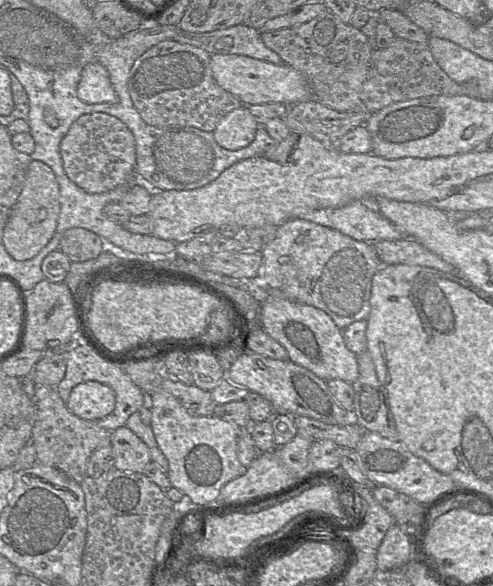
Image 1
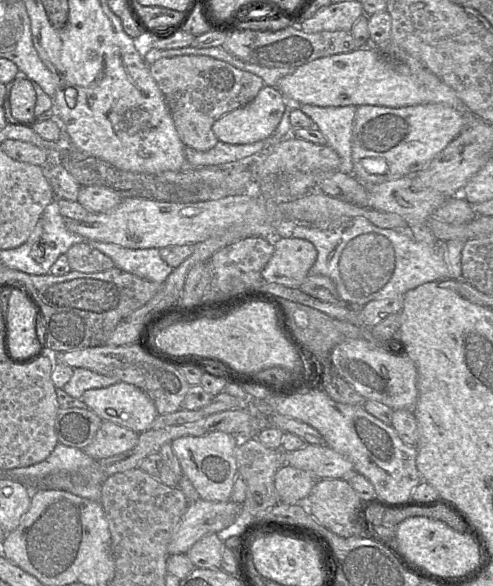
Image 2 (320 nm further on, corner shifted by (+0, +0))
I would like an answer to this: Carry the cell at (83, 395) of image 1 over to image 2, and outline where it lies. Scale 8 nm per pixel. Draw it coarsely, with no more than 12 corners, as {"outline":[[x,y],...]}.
{"outline":[[123,381],[81,399],[103,421],[138,434],[159,415],[145,391]]}

